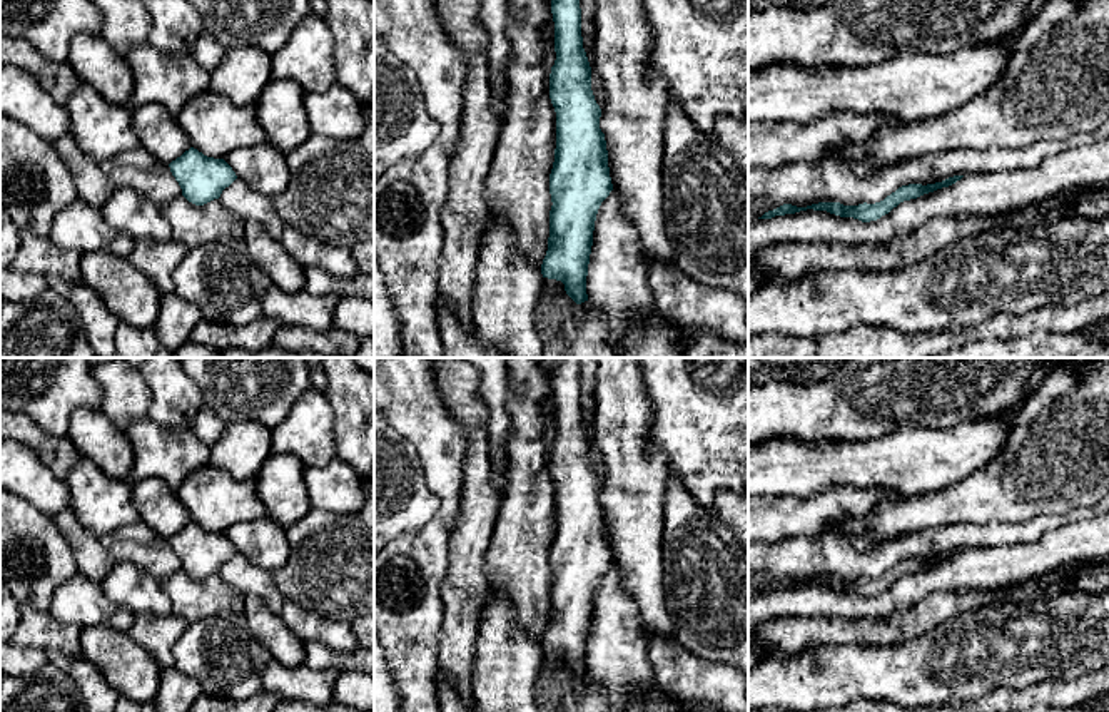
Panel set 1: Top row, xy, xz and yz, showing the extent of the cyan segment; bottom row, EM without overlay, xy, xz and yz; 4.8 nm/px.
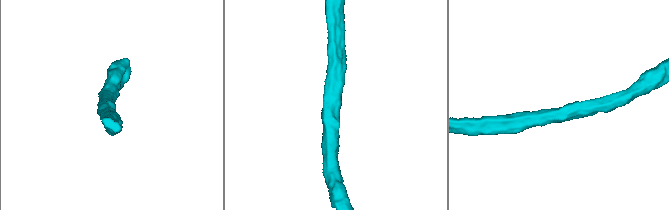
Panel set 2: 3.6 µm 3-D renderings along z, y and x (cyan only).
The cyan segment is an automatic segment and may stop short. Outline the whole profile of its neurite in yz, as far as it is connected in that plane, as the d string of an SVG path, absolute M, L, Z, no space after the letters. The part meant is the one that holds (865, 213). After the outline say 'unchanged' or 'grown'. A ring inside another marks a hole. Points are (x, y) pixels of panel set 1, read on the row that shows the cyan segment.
M954 175L954 177L949 177L942 182L927 184L927 186L922 186L922 184L902 186L895 192L887 196L884 201L875 202L875 204L863 202L858 206L843 206L840 202L818 202L818 204L812 204L807 207L783 204L773 211L765 212L758 219L772 219L775 216L795 214L800 211L813 209L813 211L827 211L827 212L840 216L840 217L853 217L862 222L870 222L870 221L877 221L882 216L889 214L894 207L897 207L904 201L917 199L917 197L934 192L937 189L949 187L949 186L955 184L957 181L960 181L962 177L964 175Z; unchanged

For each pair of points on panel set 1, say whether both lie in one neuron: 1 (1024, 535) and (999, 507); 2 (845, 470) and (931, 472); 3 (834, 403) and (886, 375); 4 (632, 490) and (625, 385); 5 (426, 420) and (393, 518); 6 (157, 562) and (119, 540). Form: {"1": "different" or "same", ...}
{"1": "different", "2": "same", "3": "same", "4": "same", "5": "different", "6": "same"}

